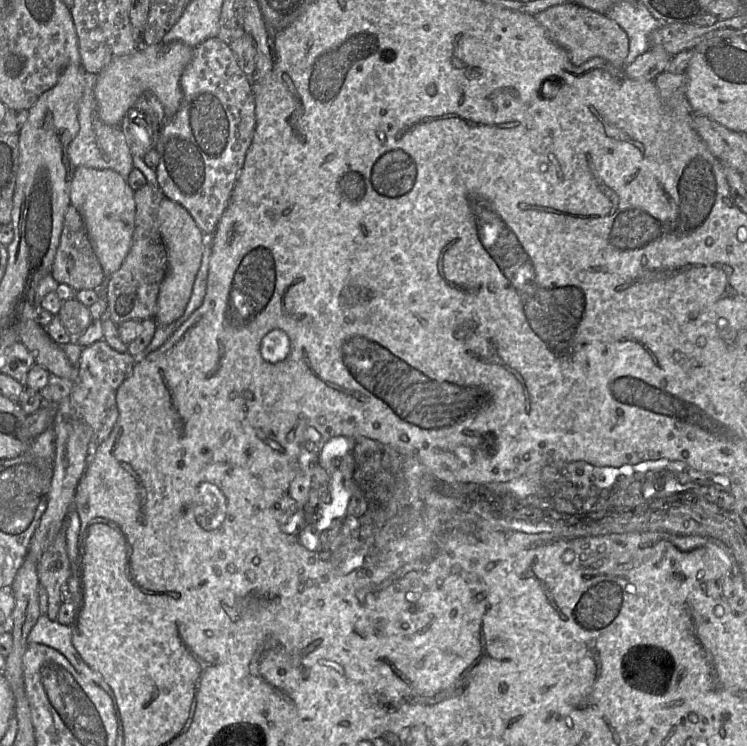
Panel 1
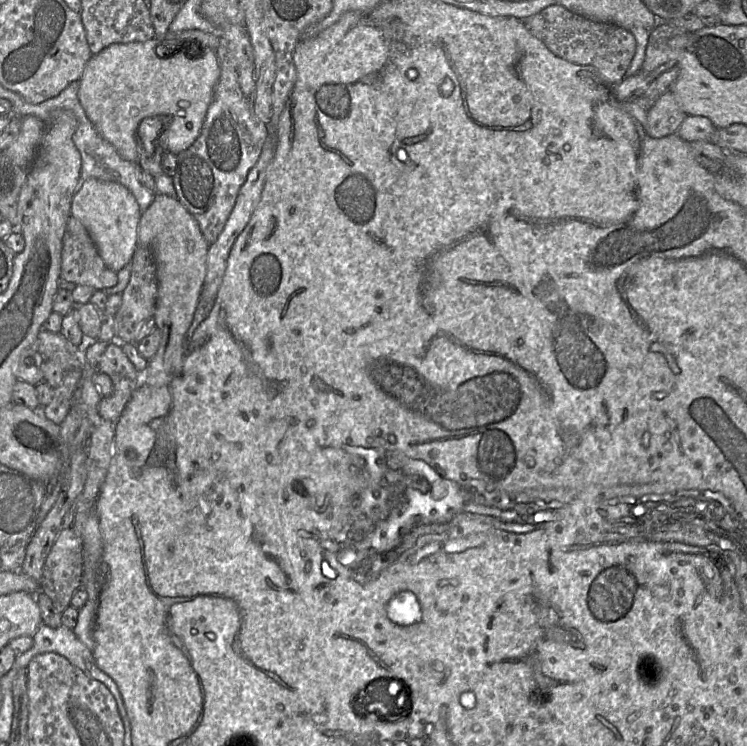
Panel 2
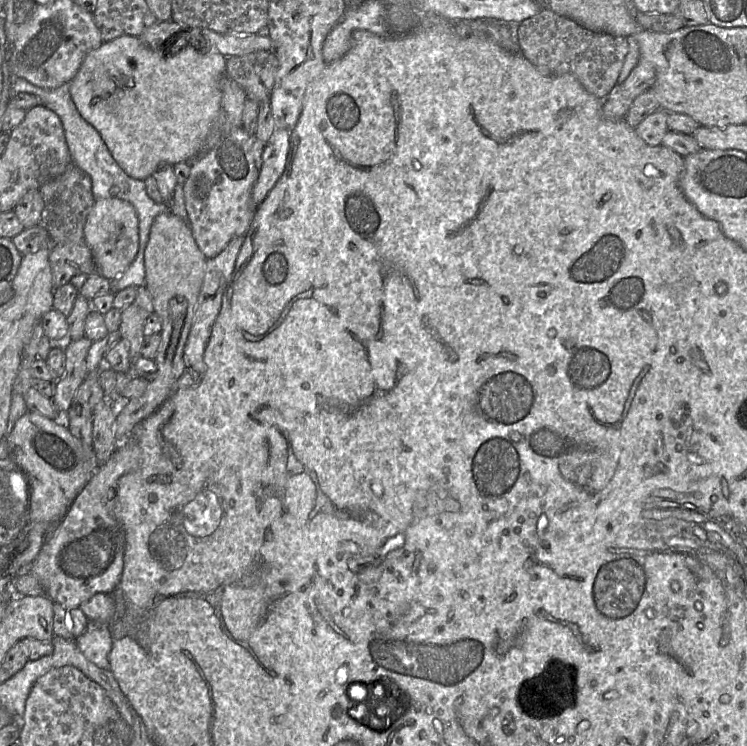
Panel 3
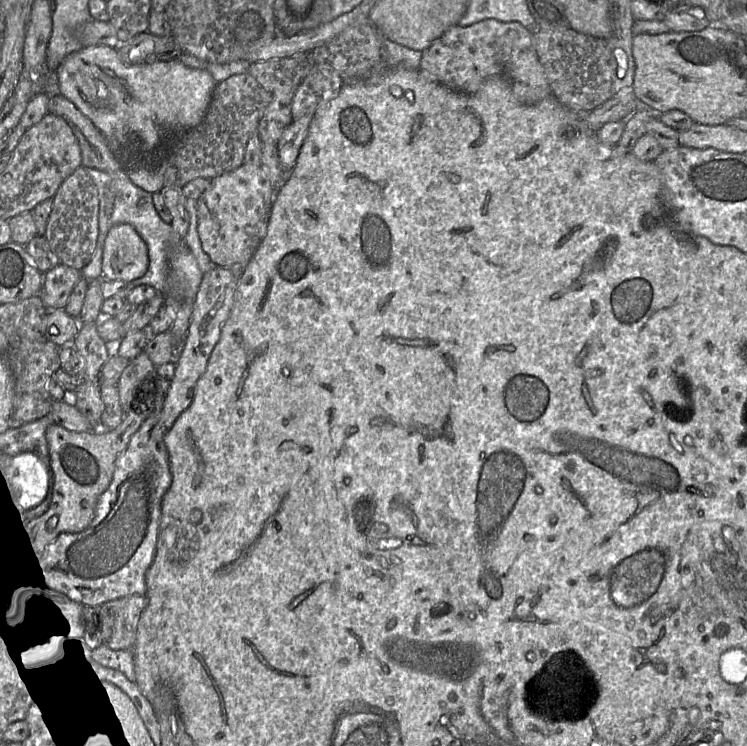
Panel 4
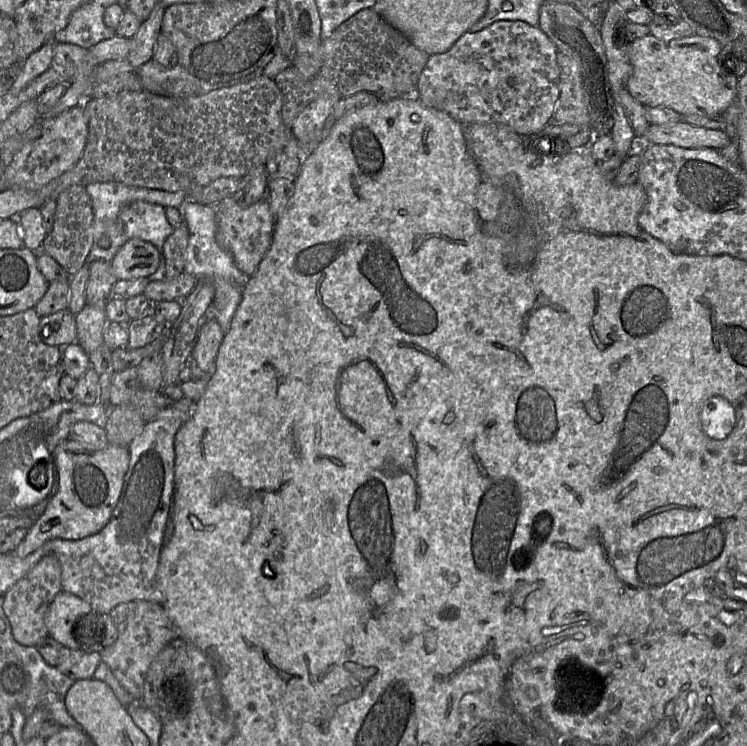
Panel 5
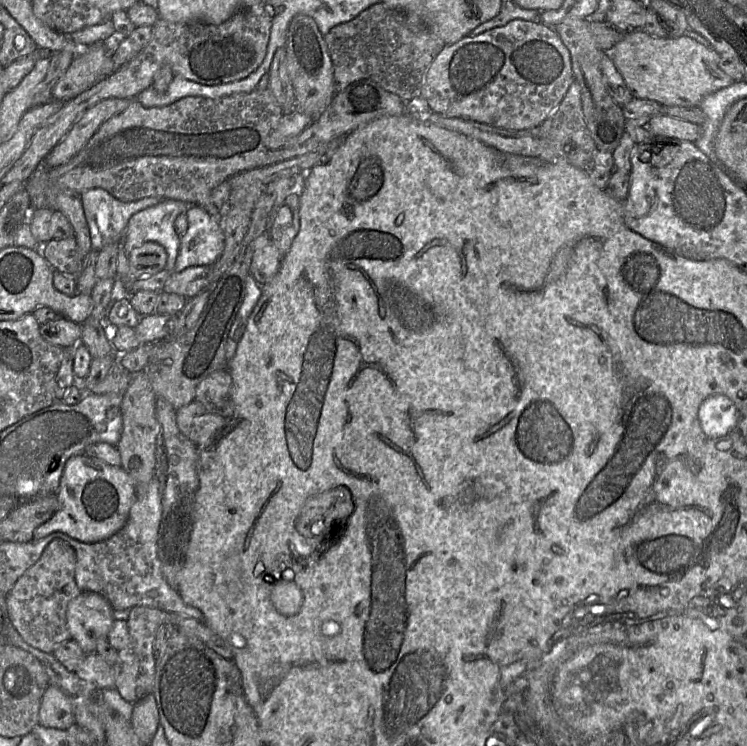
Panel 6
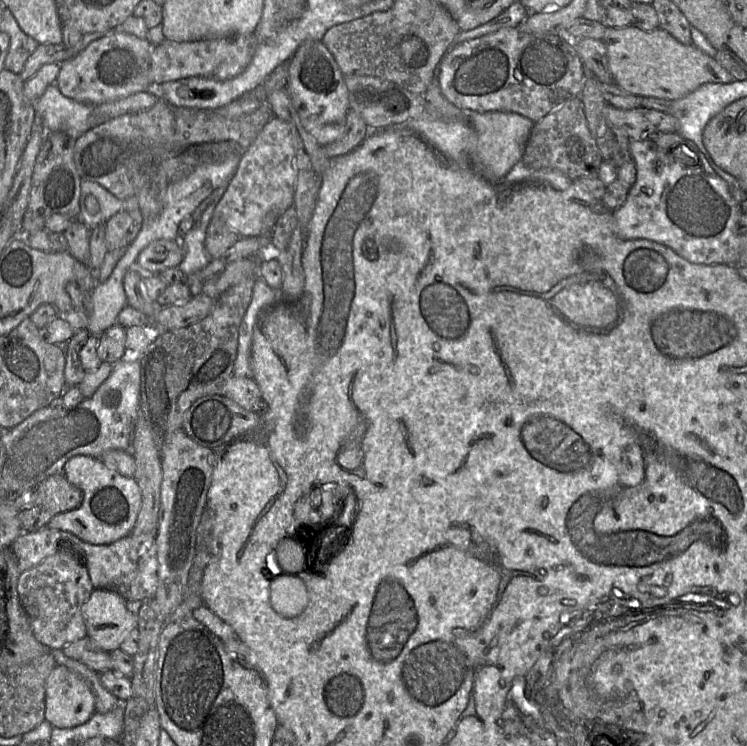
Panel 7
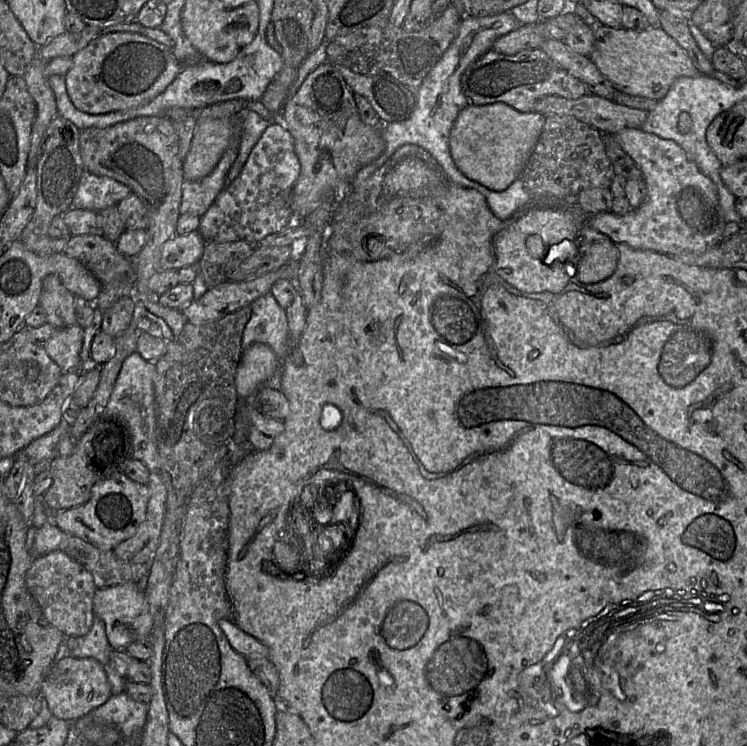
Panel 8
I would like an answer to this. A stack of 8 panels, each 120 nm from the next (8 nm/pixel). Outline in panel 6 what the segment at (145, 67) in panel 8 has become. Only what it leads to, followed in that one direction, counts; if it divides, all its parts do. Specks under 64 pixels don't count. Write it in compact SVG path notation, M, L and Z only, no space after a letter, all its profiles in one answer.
M108 38L79 47L79 53L53 87L51 99L68 101L113 74L116 71L113 54L117 41L116 38Z

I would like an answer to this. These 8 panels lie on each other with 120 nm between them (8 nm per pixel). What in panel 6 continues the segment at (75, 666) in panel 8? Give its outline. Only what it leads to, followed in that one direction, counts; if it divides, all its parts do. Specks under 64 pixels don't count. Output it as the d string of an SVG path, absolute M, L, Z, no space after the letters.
M48 685L39 709L39 725L65 730L75 724L73 704L60 688Z

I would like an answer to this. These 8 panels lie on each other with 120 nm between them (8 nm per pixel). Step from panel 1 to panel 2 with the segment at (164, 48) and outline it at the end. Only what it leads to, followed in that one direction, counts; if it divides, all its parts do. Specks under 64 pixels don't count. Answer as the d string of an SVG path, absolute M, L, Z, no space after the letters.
M152 38L145 42L116 43L92 54L79 79L78 100L97 132L109 142L119 155L130 162L138 163L137 130L142 120L154 116L163 118L164 126L157 135L163 151L175 155L188 149L200 134L207 109L212 101L221 66L216 53L198 41L174 44L170 50L159 52L159 41Z

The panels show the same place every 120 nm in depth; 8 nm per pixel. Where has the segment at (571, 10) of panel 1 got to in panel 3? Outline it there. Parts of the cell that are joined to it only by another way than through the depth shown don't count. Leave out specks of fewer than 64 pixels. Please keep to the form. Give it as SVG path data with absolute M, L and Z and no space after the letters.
M549 8L522 21L517 27L520 53L546 75L573 75L586 91L604 100L617 86L617 79L629 51L626 37L587 30Z

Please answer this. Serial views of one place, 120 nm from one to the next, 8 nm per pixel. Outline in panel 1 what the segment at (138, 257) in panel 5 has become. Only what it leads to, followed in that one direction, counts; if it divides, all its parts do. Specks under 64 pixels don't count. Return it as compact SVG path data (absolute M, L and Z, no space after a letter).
M79 166L75 168L70 199L81 214L94 252L106 278L118 271L127 256L135 229L134 190L127 179L111 169Z

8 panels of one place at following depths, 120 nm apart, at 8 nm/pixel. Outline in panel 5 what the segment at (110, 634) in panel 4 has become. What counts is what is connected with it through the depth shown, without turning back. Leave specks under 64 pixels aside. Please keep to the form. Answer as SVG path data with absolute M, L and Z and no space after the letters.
M135 600L117 605L108 616L117 629L117 640L100 652L101 660L108 665L121 686L133 697L142 699L148 669L158 653L172 641L182 641L163 605Z

